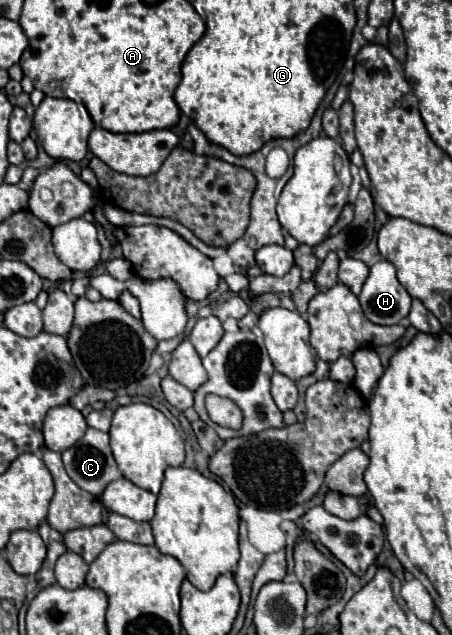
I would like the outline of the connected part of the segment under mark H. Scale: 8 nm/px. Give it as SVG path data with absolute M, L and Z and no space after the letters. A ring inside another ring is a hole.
M379 260L369 268L359 302L367 320L381 326L399 324L411 308L411 296L399 284L395 266L387 260Z

